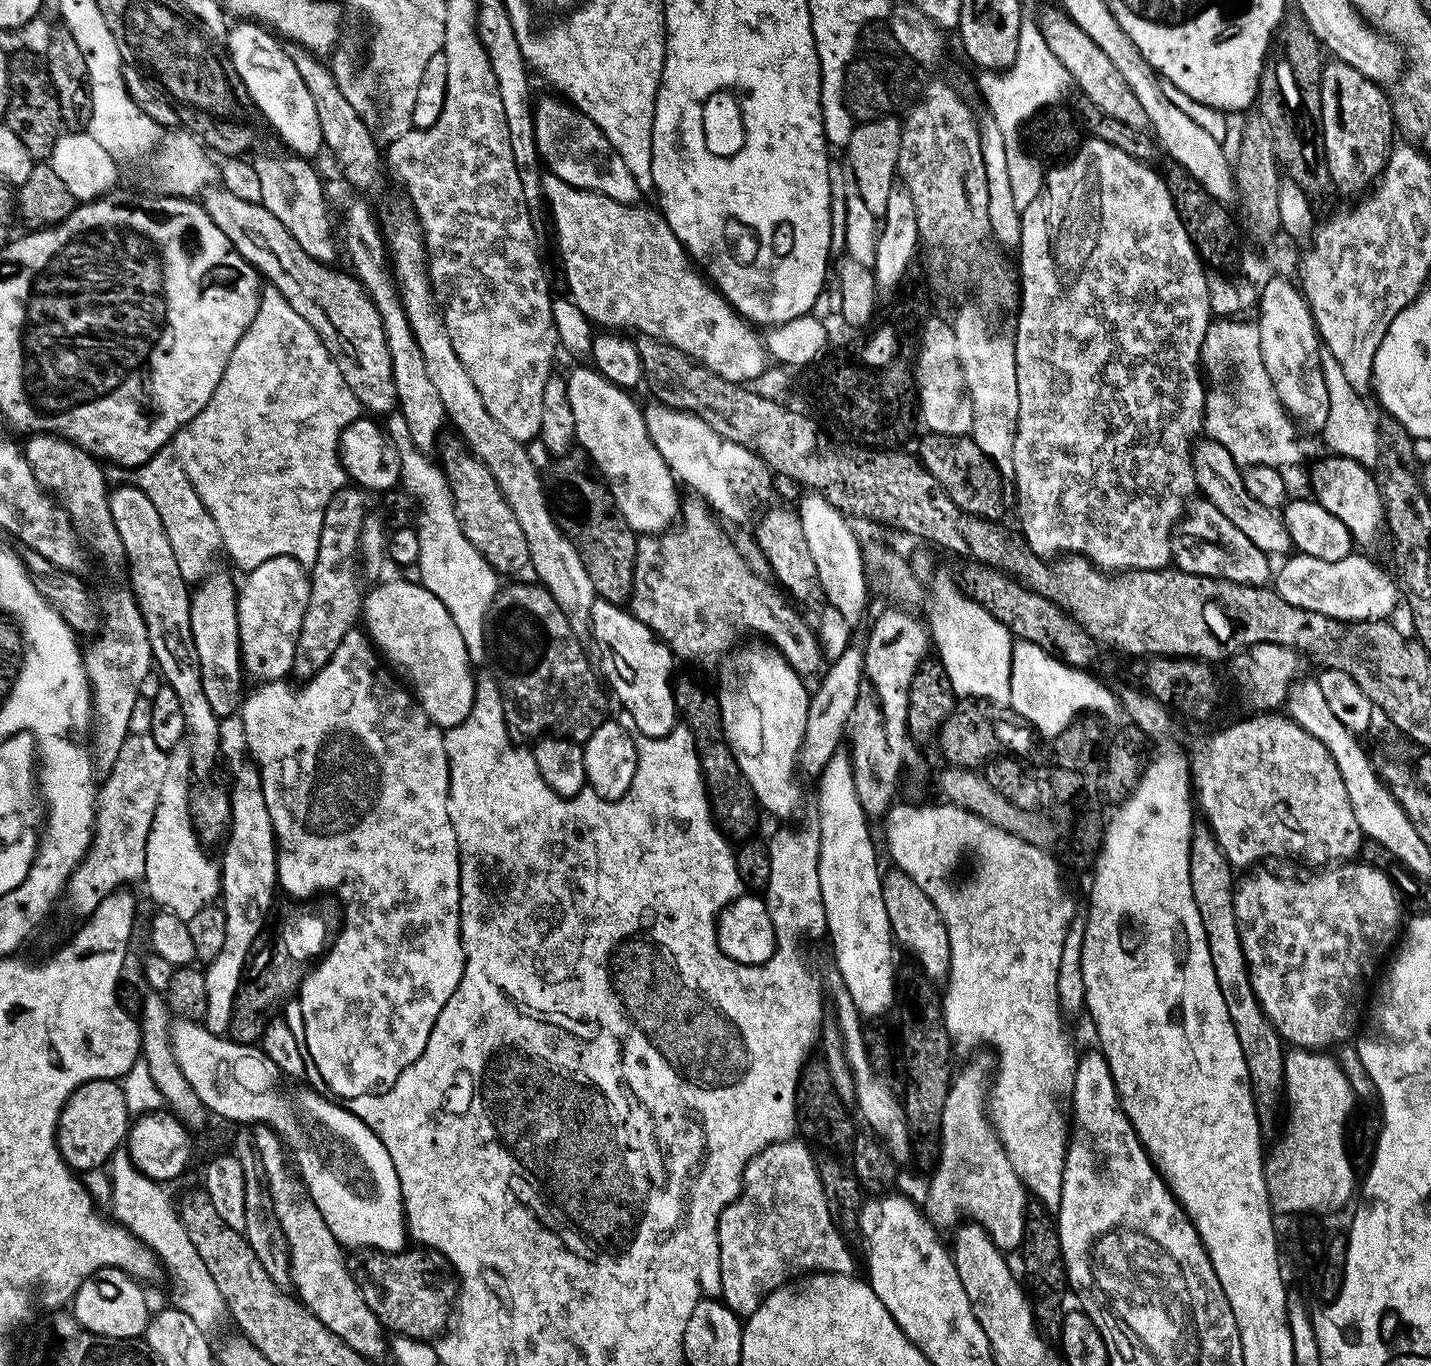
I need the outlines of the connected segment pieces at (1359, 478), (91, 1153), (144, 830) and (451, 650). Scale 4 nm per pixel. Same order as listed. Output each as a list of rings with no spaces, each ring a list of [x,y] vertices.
[[[1328,454],[1312,468],[1311,495],[1317,504],[1330,510],[1333,521],[1346,522],[1346,530],[1350,530],[1357,545],[1374,543],[1380,536],[1380,527],[1382,530],[1386,524],[1381,485],[1368,472],[1371,471],[1354,458],[1335,454]]]
[[[91,1080],[74,1089],[64,1103],[56,1126],[56,1147],[69,1168],[85,1174],[111,1161],[113,1152],[125,1143],[129,1127],[130,1113],[123,1087],[115,1080]]]
[[[128,735],[122,742],[118,762],[107,773],[98,792],[96,822],[92,841],[84,859],[72,871],[72,879],[66,885],[68,908],[79,918],[87,918],[111,892],[143,881],[146,870],[146,842],[150,826],[154,822],[154,810],[158,810],[158,798],[162,794],[162,782],[166,779],[168,753],[149,735]]]
[[[388,580],[373,592],[371,589],[364,597],[362,624],[383,659],[393,669],[400,668],[399,675],[409,680],[415,703],[441,730],[458,726],[470,710],[477,707],[476,680],[472,677],[474,665],[468,656],[466,642],[462,634],[458,634],[450,610],[446,610],[423,584]]]

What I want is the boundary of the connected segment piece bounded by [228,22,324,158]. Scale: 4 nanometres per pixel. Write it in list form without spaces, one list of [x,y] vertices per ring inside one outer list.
[[[236,22],[233,24],[236,25],[234,25],[233,28],[230,29],[228,32],[228,56],[230,59],[232,59],[233,69],[231,68],[231,71],[234,73],[234,76],[234,71],[236,71],[236,76],[238,79],[241,80],[242,83],[244,83],[244,88],[246,91],[248,91],[249,98],[252,99],[254,103],[256,103],[257,110],[260,111],[266,119],[268,119],[269,126],[272,127],[278,135],[280,135],[281,142],[284,143],[286,147],[288,147],[287,151],[297,156],[314,158],[317,153],[319,153],[324,148],[324,139],[322,138],[322,126],[318,126],[318,110],[314,110],[314,100],[310,98],[310,92],[306,90],[306,84],[302,82],[302,74],[298,74],[298,68],[294,66],[291,55],[289,55],[289,53],[286,51],[286,48],[284,52],[283,46],[285,47],[285,45],[281,43],[281,41],[277,39],[277,37],[273,35],[273,33],[269,31],[269,29],[255,22]]]

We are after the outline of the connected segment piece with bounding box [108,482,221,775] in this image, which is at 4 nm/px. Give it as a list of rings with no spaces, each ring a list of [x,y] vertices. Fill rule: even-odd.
[[[128,482],[125,488],[113,487],[108,501],[118,538],[122,538],[126,564],[132,570],[130,591],[136,597],[136,604],[146,622],[153,661],[163,683],[174,690],[181,703],[188,725],[186,744],[191,750],[192,769],[197,775],[206,774],[213,768],[220,752],[221,723],[202,689],[201,664],[190,626],[189,581],[184,580],[178,570],[174,546],[170,546],[166,526],[162,526],[162,514],[158,514],[154,502],[150,502],[141,488],[132,482]]]

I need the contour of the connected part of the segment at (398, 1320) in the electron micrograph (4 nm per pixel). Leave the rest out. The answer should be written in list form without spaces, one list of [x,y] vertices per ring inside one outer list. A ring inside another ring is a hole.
[[[407,1250],[400,1252],[401,1256],[372,1256],[358,1271],[358,1283],[362,1298],[373,1314],[377,1316],[383,1327],[389,1333],[394,1334],[397,1328],[404,1328],[401,1336],[415,1338],[432,1338],[435,1332],[444,1328],[444,1318],[448,1316],[447,1308],[444,1306],[445,1299],[453,1301],[454,1284],[447,1280],[444,1270],[434,1271],[432,1274],[426,1266],[424,1256],[411,1255]]]

